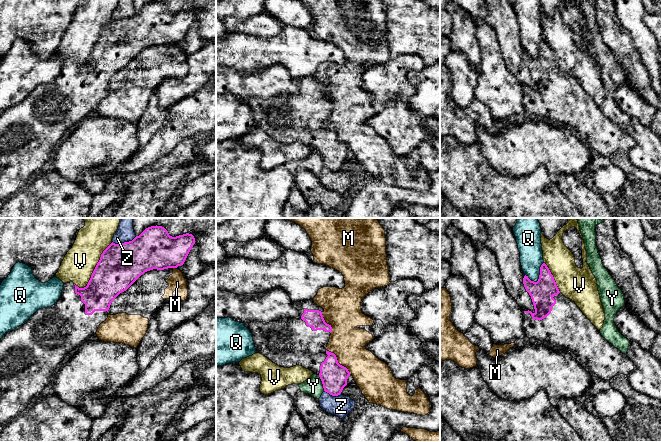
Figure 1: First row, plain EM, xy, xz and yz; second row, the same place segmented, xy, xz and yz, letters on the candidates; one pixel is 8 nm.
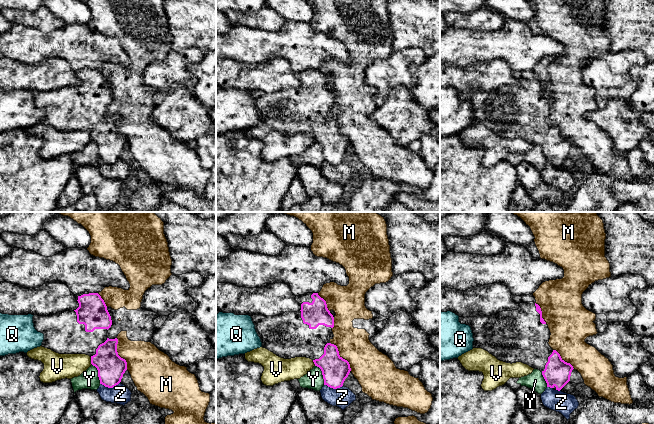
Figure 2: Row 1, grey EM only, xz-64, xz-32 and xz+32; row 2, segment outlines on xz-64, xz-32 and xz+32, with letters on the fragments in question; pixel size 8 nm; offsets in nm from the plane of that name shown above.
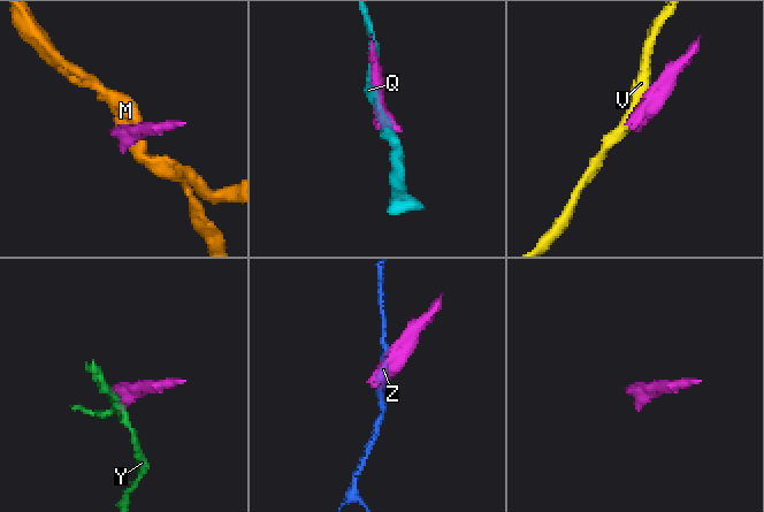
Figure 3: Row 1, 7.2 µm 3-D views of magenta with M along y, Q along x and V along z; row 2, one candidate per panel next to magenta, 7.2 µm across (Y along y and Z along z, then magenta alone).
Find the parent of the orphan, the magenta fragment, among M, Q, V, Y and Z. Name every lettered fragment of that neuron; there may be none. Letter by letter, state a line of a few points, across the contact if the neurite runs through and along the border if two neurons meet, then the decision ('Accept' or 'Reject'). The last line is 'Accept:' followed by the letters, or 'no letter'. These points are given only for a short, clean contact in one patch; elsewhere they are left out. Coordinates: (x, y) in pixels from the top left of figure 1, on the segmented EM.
M: Reject
Q: Reject
V: Reject
Y: Line: xz (318, 375), (324, 390). Reject
Z: Reject
Accept: no letter

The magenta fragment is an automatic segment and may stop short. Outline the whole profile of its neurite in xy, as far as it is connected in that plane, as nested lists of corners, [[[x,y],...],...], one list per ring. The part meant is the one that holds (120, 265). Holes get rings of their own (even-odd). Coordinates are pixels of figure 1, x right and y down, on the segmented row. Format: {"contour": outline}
{"contour": [[[157,225],[146,228],[139,236],[136,236],[132,241],[118,244],[112,242],[101,254],[100,260],[97,263],[86,287],[79,288],[72,281],[64,283],[62,294],[53,306],[37,310],[21,326],[17,327],[14,330],[6,332],[0,340],[0,388],[2,390],[2,396],[0,397],[0,427],[10,423],[14,418],[19,416],[26,409],[26,407],[31,404],[31,400],[34,397],[38,397],[43,389],[49,383],[52,383],[55,374],[60,370],[61,366],[63,365],[64,358],[72,350],[74,350],[76,347],[80,347],[86,342],[89,342],[89,339],[96,334],[99,325],[106,321],[106,319],[108,318],[108,310],[110,308],[110,305],[120,293],[126,291],[142,274],[147,271],[153,269],[164,270],[168,268],[177,268],[178,266],[183,265],[194,244],[195,238],[192,234],[186,233],[183,235],[172,237],[169,235],[168,231],[164,227]]]}

